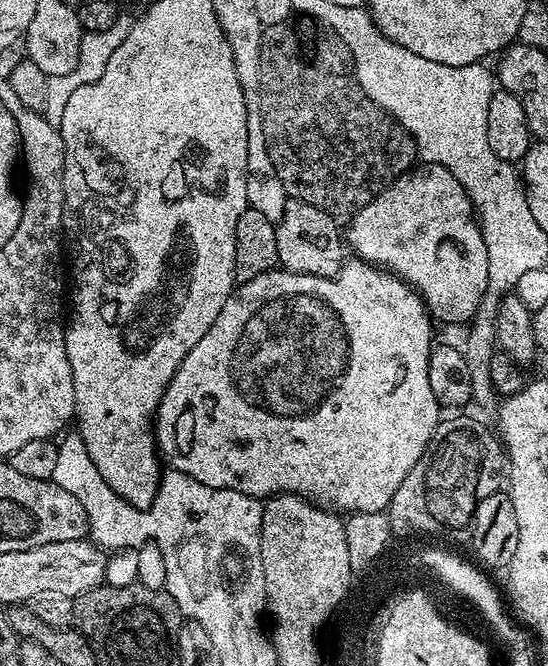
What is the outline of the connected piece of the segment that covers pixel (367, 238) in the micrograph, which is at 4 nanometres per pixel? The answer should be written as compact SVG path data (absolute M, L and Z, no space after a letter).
M421 163L402 173L388 188L381 190L365 208L359 208L346 224L346 244L359 259L375 264L411 284L420 294L424 307L437 321L460 324L471 321L482 302L487 286L486 242L466 190L446 170L446 166Z

